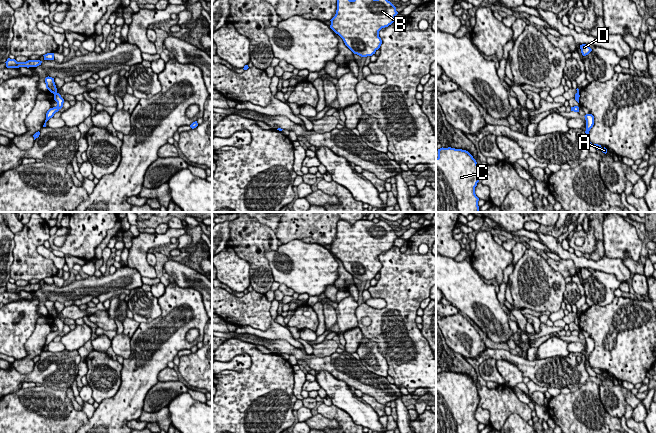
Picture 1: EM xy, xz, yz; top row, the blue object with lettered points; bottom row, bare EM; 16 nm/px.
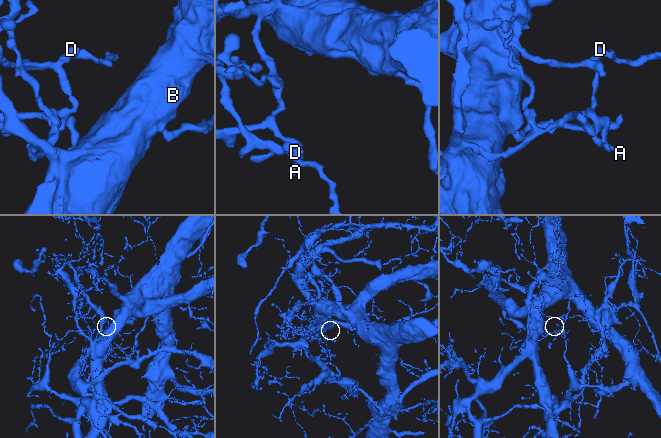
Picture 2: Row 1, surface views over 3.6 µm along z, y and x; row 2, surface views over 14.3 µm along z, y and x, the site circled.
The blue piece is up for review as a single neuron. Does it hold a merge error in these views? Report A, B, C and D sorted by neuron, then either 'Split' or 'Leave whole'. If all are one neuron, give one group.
Groups: A B C / D. Split

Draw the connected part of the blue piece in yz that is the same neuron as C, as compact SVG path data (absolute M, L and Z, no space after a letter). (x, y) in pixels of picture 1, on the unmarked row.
M438 373L436 382L436 433L479 433L475 411L480 396L466 374Z

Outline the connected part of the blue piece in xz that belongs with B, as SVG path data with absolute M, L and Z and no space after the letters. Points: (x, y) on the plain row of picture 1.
M340 220L330 252L354 278L372 280L382 268L379 255L391 249L397 238L396 231L385 221L359 220L350 224Z

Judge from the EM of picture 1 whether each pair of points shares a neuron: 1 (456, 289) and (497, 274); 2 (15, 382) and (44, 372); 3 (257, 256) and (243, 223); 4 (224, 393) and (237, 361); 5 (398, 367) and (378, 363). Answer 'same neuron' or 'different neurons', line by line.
1: different neurons
2: same neuron
3: same neuron
4: different neurons
5: different neurons

